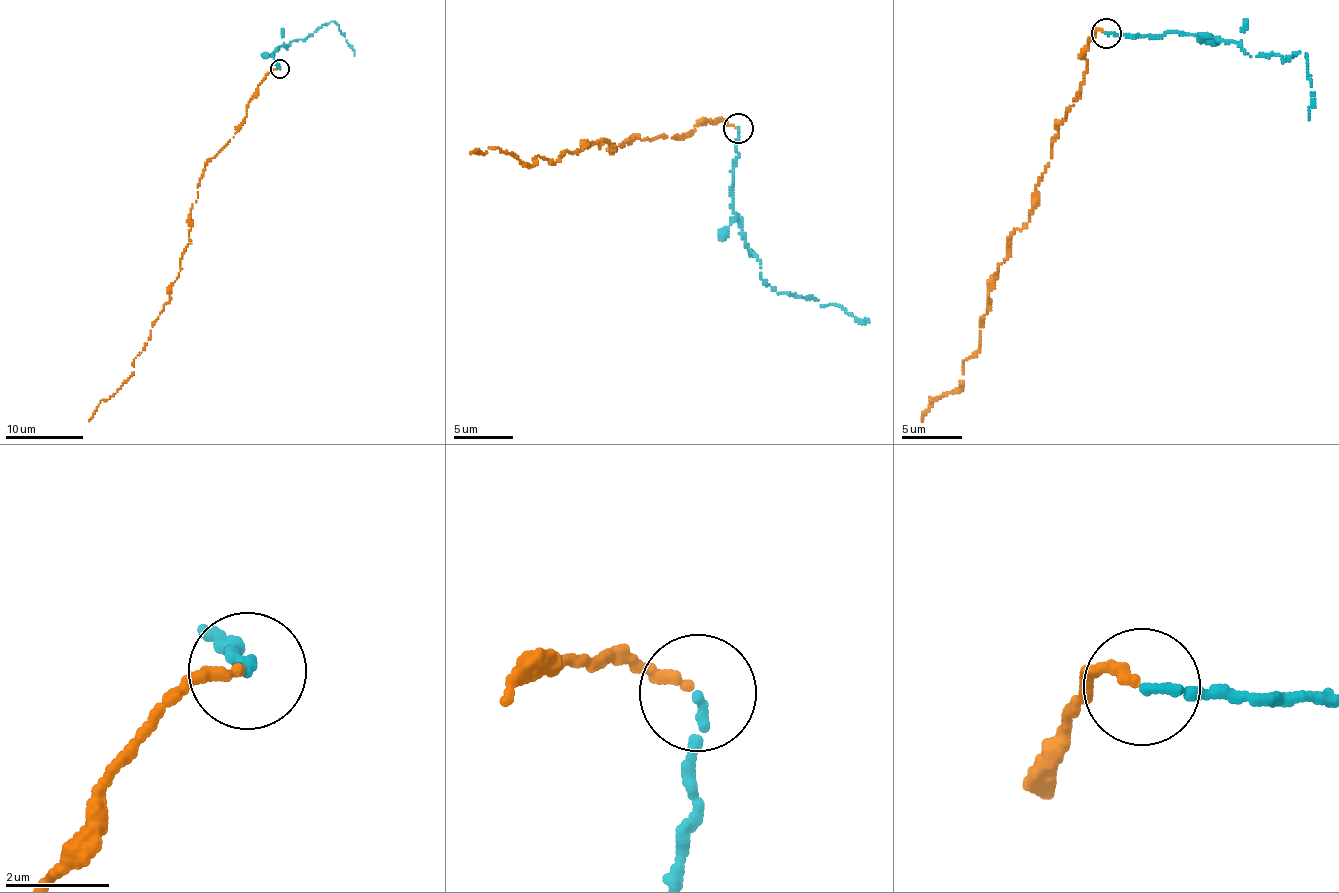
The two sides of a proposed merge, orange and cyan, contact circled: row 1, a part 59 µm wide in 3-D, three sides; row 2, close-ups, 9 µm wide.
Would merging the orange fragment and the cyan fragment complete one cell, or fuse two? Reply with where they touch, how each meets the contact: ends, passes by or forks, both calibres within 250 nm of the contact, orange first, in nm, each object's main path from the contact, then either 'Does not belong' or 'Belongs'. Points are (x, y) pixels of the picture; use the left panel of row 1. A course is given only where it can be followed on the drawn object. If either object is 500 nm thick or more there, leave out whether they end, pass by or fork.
Place: (280, 68). At the ring orange ends. At the ring cyan ends. Thickness 240 nm (orange) against 160 nm. Course of orange: (278, 68), (248, 103), (244, 123), (205, 166), (178, 277), (133, 372), (89, 421). Course of cyan: (280, 68), (274, 63), (272, 52), (282, 45), (287, 50), (297, 39), (305, 39), (333, 21), (354, 55). Belongs

